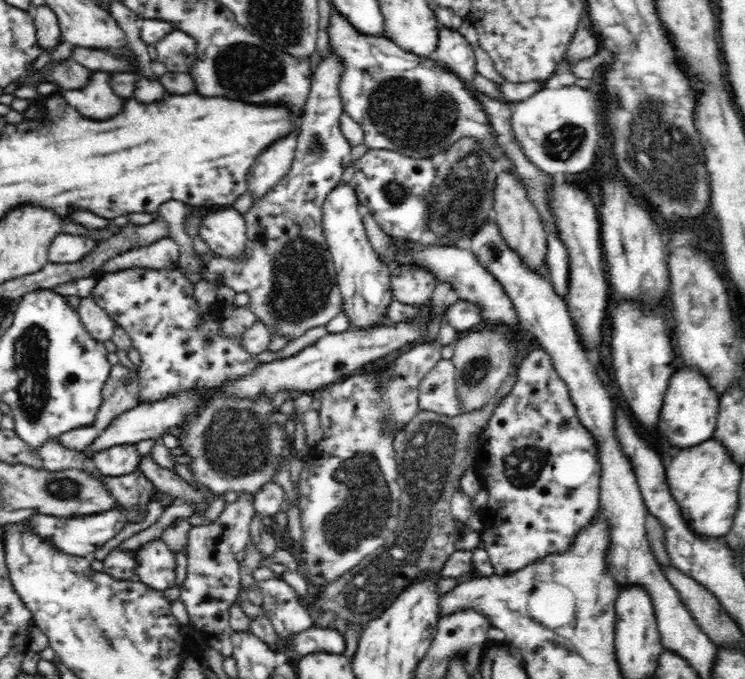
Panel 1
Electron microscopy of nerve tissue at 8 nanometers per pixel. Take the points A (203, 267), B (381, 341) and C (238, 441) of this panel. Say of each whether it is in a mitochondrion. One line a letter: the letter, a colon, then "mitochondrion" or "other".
A: other
B: other
C: mitochondrion

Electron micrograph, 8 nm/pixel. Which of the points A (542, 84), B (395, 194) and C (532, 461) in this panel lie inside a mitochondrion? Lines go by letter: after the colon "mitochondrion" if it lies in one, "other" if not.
A: other
B: mitochondrion
C: mitochondrion

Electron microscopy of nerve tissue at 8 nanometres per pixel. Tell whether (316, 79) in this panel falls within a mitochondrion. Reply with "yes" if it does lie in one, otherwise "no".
no

